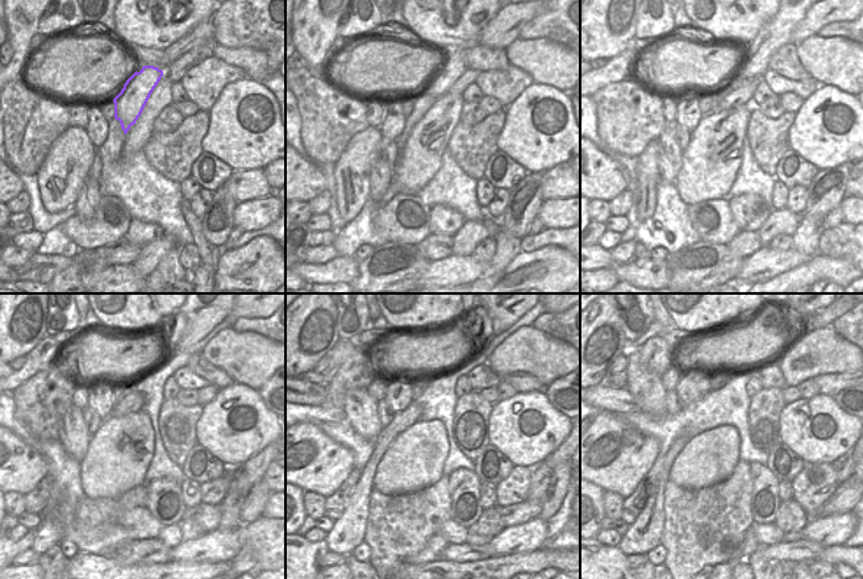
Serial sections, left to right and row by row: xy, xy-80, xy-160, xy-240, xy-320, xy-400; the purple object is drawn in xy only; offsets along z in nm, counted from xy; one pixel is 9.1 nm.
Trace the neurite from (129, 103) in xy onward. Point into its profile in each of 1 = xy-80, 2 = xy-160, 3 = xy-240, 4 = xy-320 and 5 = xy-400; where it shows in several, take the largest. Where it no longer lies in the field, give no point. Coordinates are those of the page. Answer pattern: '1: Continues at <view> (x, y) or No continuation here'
1: Continues at xy-80 (445, 75)
2: Continues at xy-160 (774, 34)
3: Continues at xy-240 (194, 320)
4: Continues at xy-320 (493, 320)
5: Continues at xy-400 (800, 320).

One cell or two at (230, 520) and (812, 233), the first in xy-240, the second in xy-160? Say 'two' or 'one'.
one

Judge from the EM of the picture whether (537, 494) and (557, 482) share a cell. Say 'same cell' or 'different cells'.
different cells

